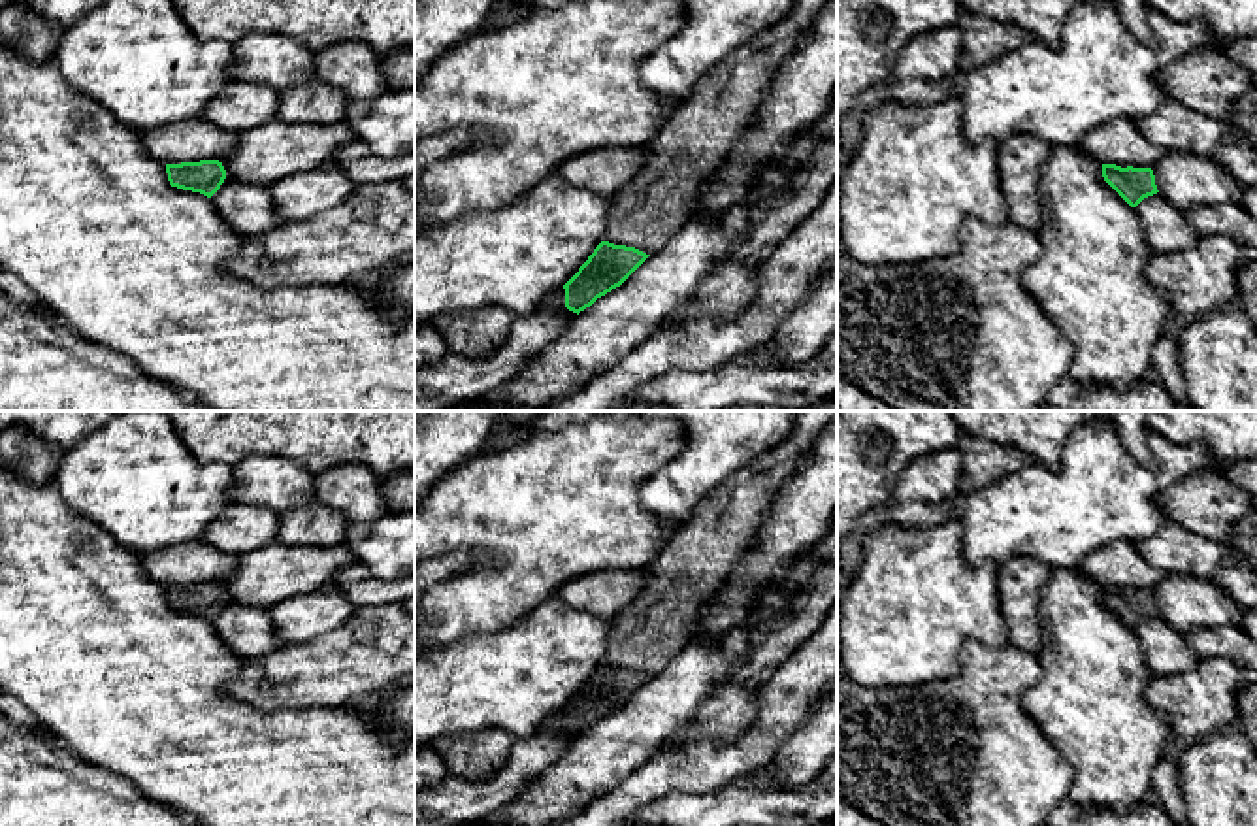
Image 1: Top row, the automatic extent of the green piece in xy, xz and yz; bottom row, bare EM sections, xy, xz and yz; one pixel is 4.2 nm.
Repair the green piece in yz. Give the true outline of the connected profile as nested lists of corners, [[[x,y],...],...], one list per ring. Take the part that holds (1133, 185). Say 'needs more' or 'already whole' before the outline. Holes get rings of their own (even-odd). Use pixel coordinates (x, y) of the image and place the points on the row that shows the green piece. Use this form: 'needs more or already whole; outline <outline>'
already whole; outline [[[1102,164],[1102,177],[1131,207],[1159,192],[1151,168]]]

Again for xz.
needs more; outline [[[793,0],[790,13],[724,58],[705,75],[688,100],[680,104],[645,143],[645,164],[609,202],[605,240],[579,272],[563,285],[565,307],[580,313],[597,298],[620,287],[650,255],[660,253],[692,219],[697,192],[705,179],[724,162],[731,145],[744,132],[775,74],[795,49],[829,0]]]

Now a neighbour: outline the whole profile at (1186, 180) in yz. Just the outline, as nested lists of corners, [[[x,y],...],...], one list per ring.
[[[1165,153],[1151,170],[1159,194],[1182,211],[1197,206],[1242,204],[1246,187],[1212,157]]]

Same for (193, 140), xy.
[[[204,117],[160,124],[143,132],[141,141],[151,157],[164,164],[224,160],[237,145],[239,134],[228,132]]]

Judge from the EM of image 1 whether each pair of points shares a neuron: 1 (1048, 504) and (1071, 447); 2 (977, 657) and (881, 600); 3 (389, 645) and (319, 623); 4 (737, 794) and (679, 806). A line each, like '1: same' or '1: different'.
1: same
2: different
3: different
4: same

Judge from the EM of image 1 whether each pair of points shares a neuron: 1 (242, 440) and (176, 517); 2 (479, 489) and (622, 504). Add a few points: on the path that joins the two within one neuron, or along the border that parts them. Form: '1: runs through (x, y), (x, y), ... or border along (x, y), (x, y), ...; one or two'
1: border along (183, 442), (200, 462), (225, 462), (232, 468); two
2: runs through (515, 500), (587, 504); one

